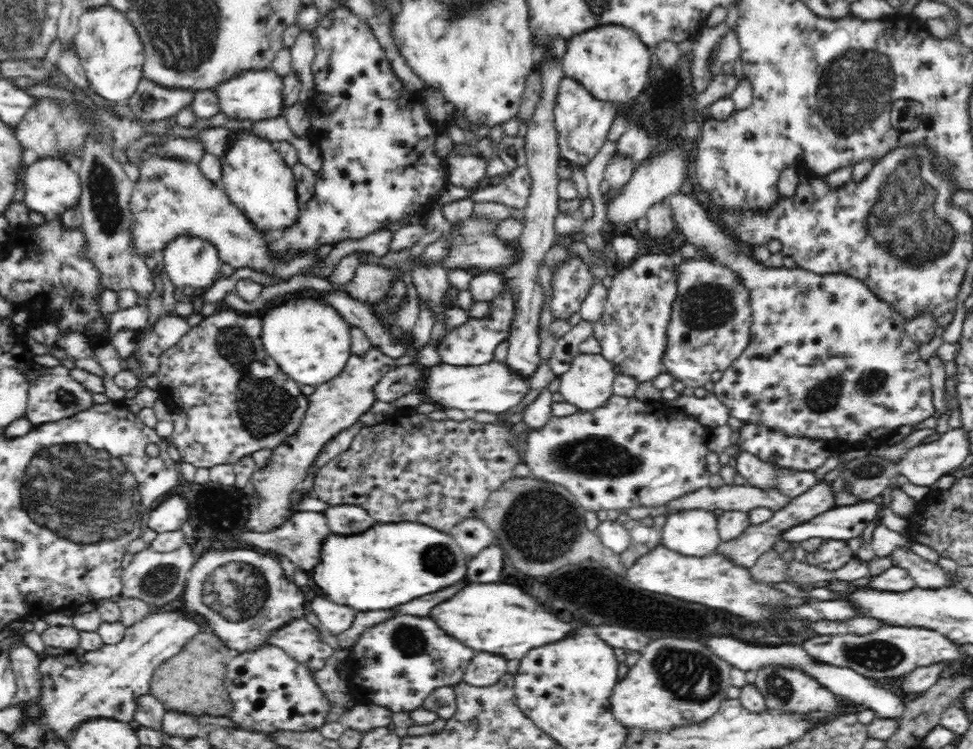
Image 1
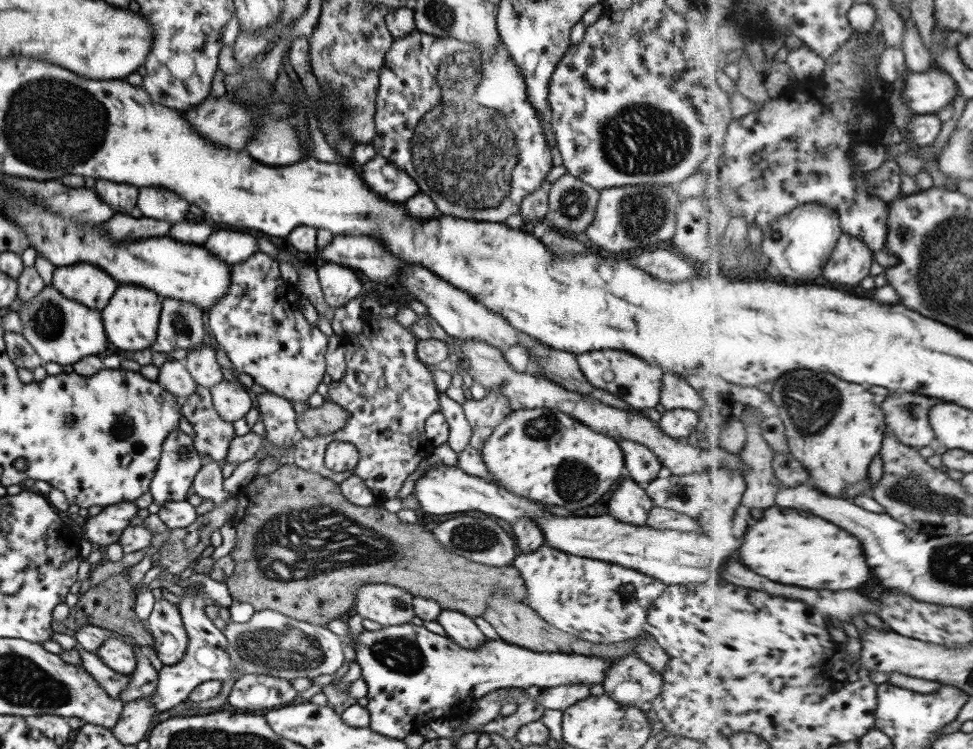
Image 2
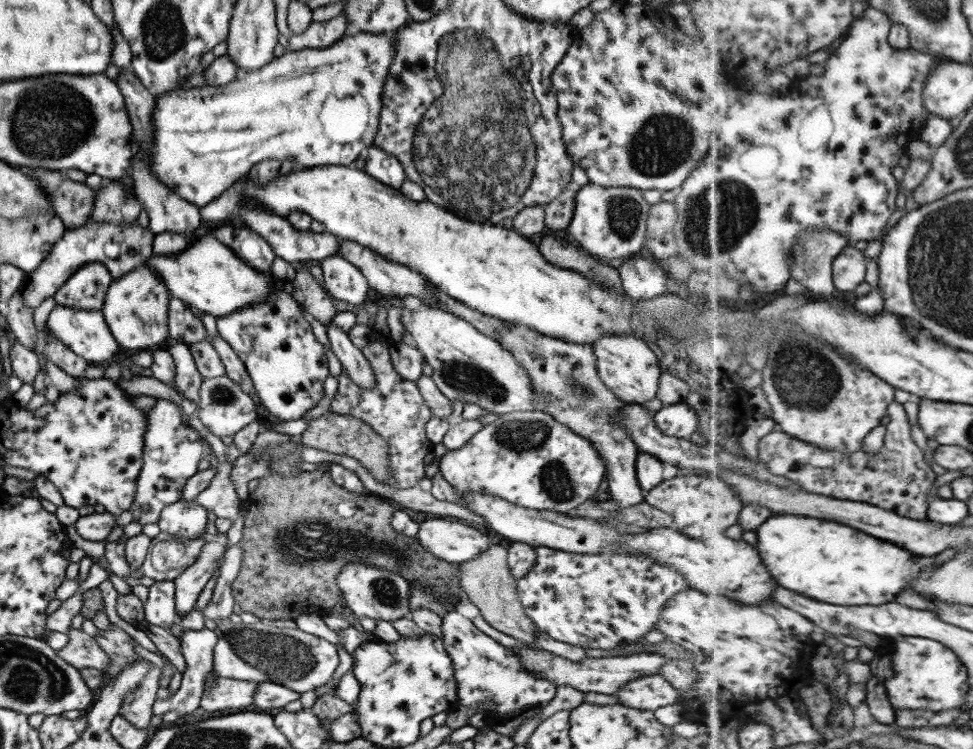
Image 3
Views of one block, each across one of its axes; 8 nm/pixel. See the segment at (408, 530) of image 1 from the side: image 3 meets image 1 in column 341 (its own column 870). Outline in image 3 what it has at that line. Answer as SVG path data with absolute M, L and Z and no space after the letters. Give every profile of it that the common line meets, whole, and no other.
M779 514L769 518L757 534L761 558L777 582L795 592L805 592L805 596L815 596L815 600L841 606L885 604L895 600L895 594L901 594L913 580L911 552L845 524Z

